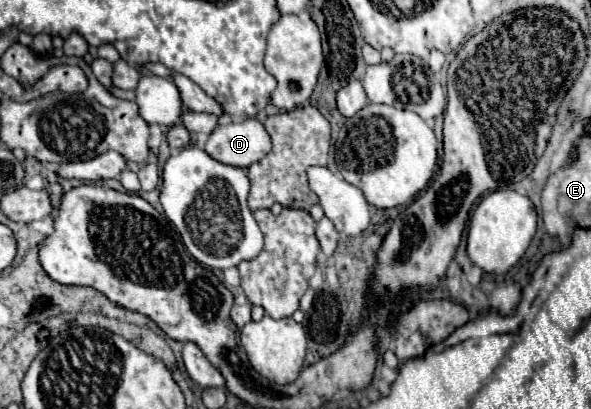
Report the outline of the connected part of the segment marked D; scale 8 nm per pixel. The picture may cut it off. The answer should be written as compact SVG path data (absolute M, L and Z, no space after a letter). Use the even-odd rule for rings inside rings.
M258 119L216 125L208 137L206 153L220 163L246 169L270 153L270 135Z

